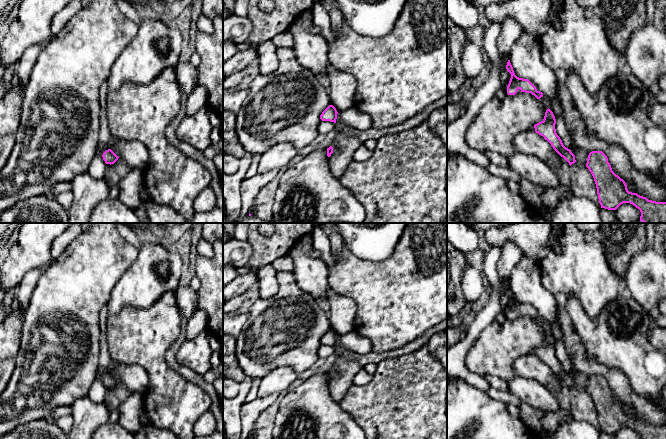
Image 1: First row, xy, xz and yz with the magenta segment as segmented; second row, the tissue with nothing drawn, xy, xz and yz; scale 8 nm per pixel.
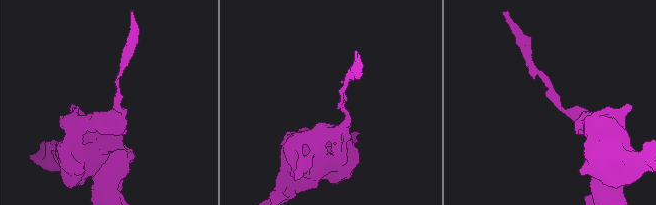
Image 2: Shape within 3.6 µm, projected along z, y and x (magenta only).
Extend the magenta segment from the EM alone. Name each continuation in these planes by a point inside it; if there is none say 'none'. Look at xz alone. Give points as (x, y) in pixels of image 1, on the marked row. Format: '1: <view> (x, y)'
none

